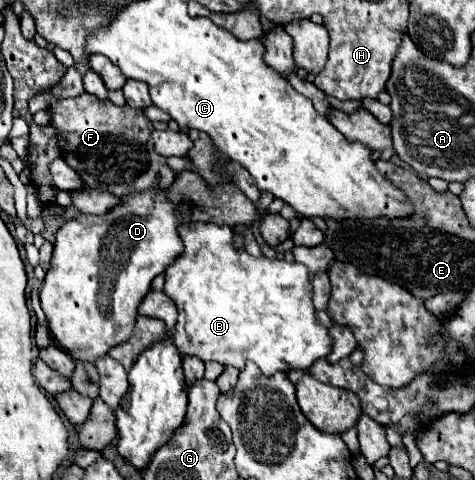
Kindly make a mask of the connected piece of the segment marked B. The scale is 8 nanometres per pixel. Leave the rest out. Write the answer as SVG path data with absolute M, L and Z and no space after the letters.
M192 223L192 225L184 225L184 229L180 229L180 237L184 241L184 253L180 257L176 257L176 261L172 265L168 265L168 269L164 271L164 293L174 301L176 309L178 309L178 323L174 327L172 333L172 341L176 343L180 355L192 355L192 357L200 357L202 361L218 361L222 365L232 365L236 369L244 369L246 361L254 361L260 371L264 375L274 375L278 371L292 371L292 369L308 369L316 359L322 359L330 353L330 335L328 329L324 329L322 325L316 323L314 317L314 305L312 305L312 281L308 277L308 269L300 263L286 263L286 261L278 261L278 259L266 259L266 257L252 257L246 251L238 253L232 245L232 229L228 225L214 225L214 223Z

